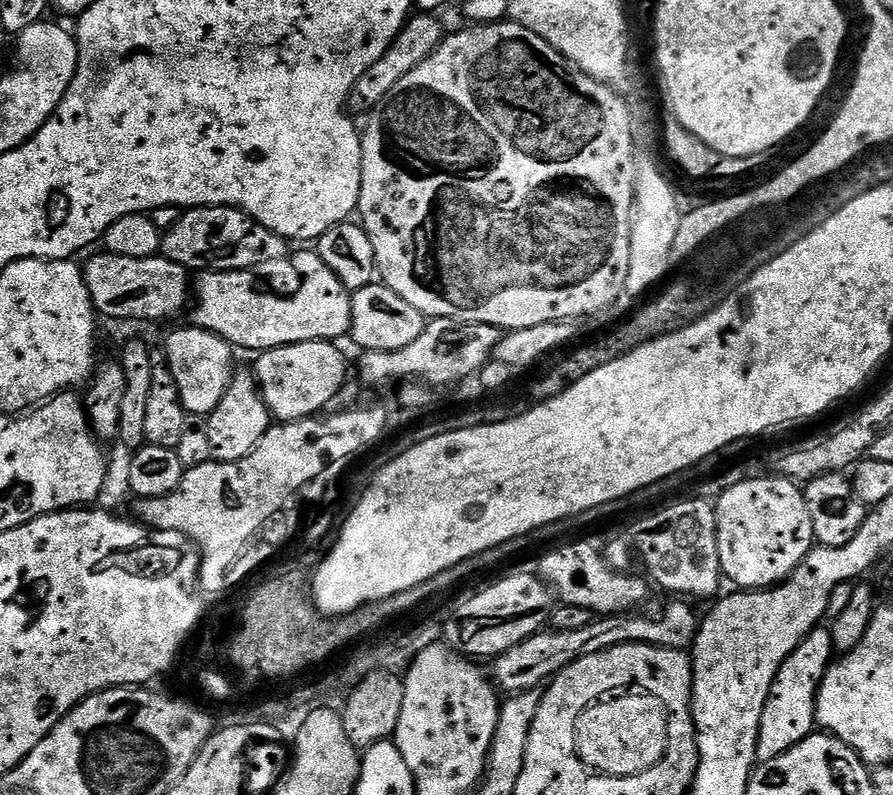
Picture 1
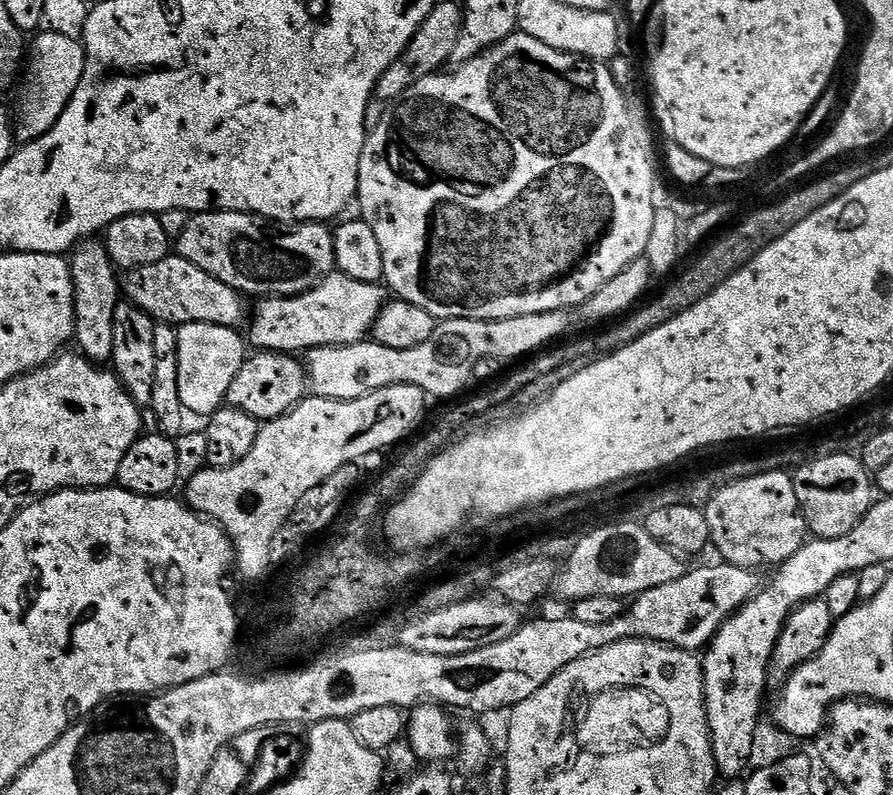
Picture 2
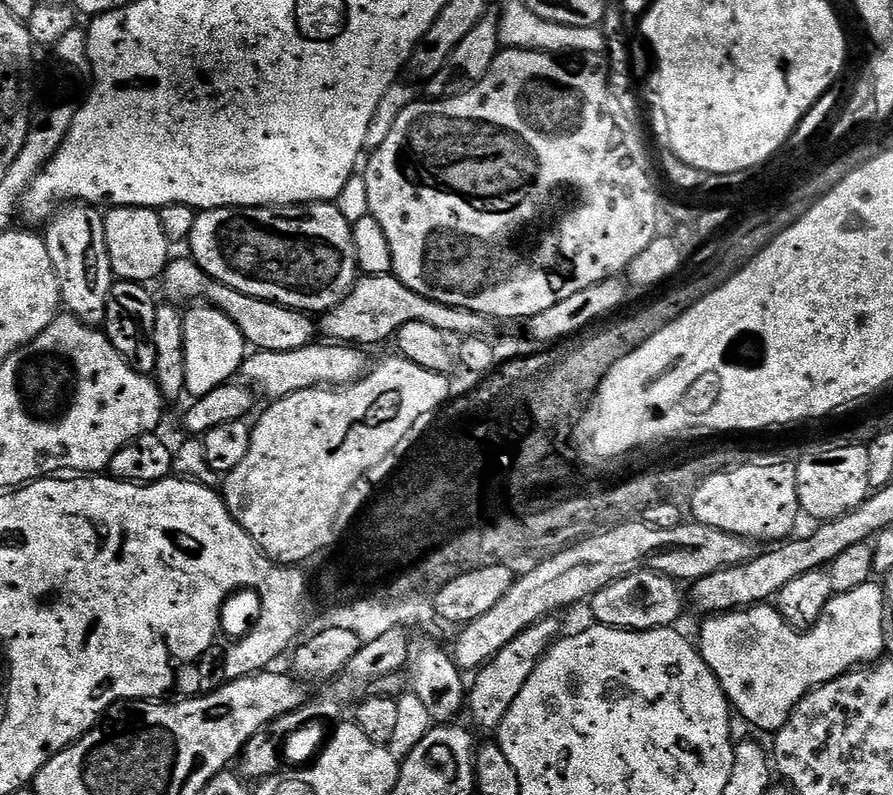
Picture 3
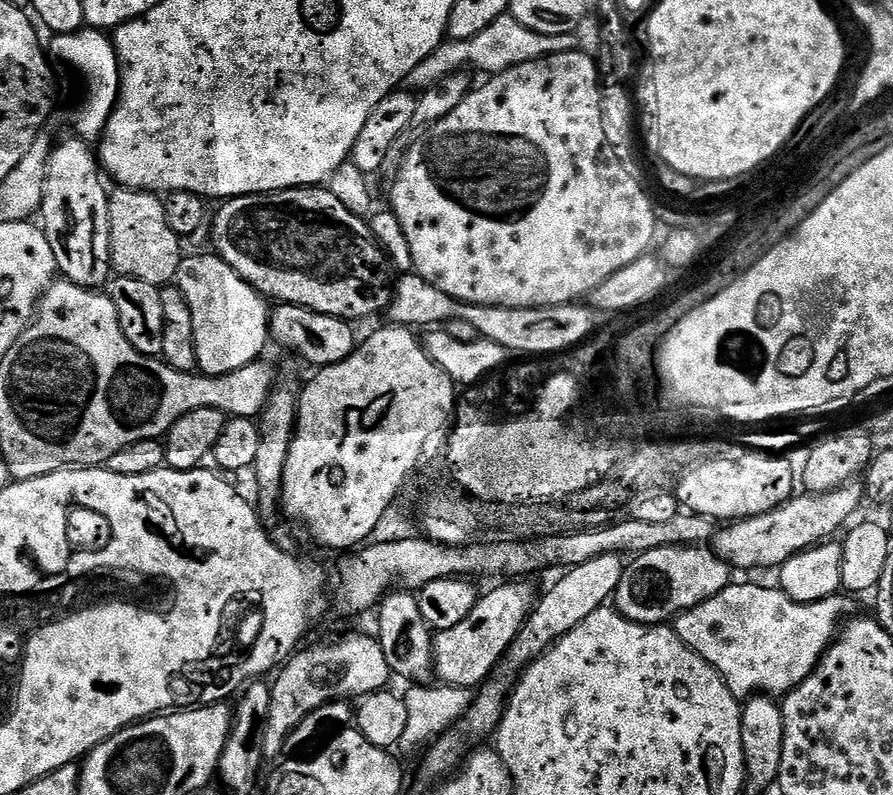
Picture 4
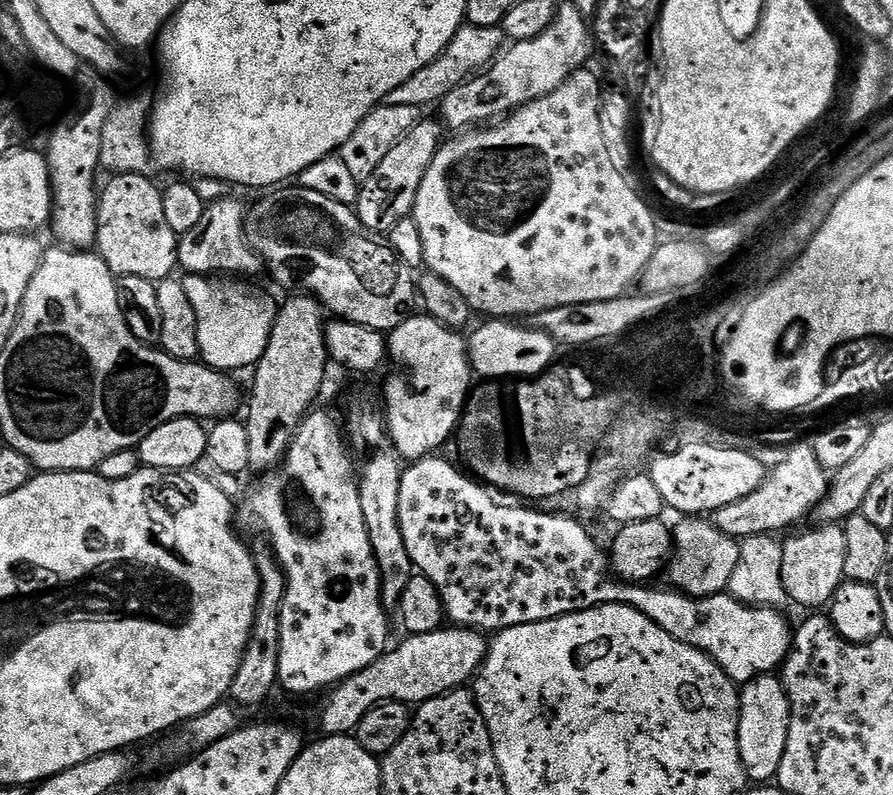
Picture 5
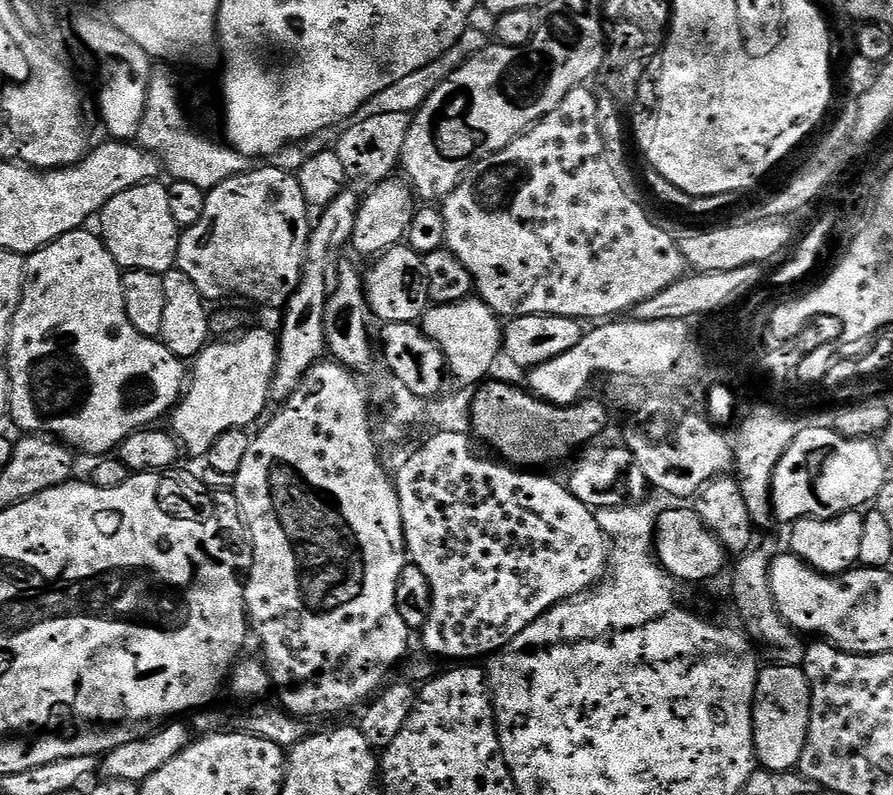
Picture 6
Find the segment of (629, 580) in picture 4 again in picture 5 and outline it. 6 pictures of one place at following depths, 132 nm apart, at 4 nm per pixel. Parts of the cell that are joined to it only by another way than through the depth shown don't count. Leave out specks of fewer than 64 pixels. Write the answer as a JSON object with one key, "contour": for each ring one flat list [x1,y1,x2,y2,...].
{"contour":[[684,518,680,525,674,528,674,555,666,568,666,576,672,579,671,587,690,596,718,596,727,589,730,578,734,574,734,566,738,566,740,557,740,540,735,536,728,536,716,528,715,523,704,518]]}

